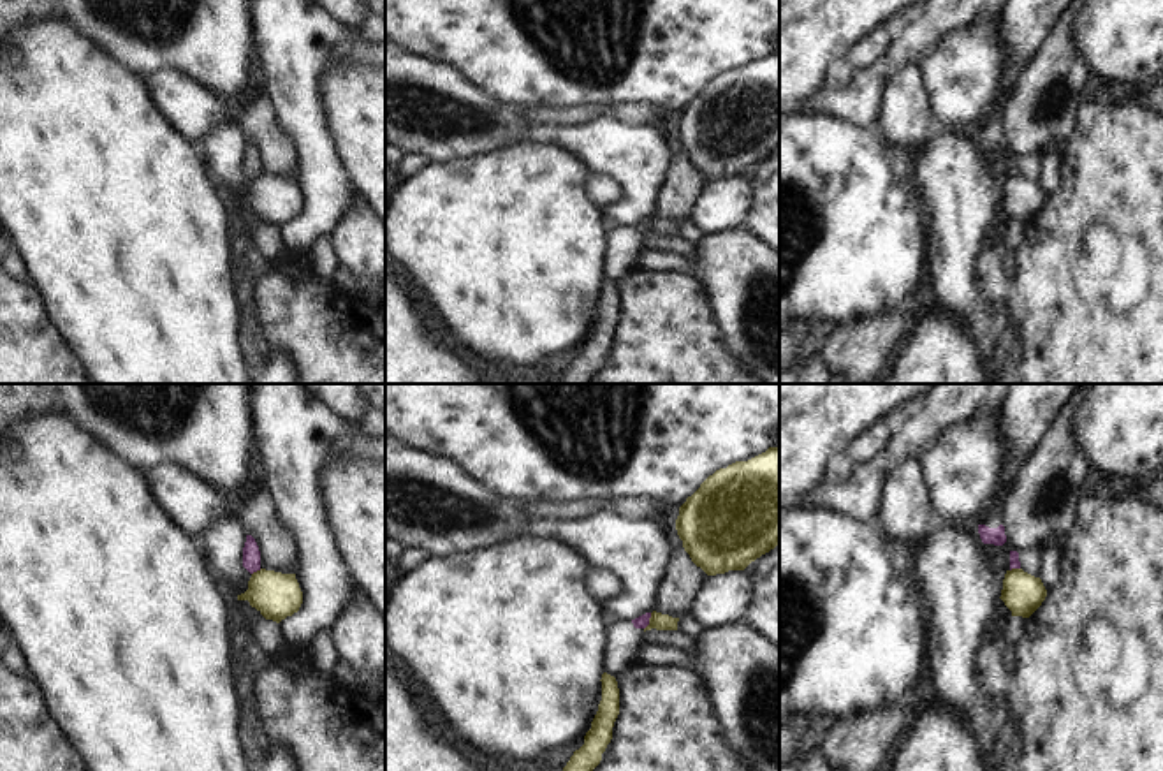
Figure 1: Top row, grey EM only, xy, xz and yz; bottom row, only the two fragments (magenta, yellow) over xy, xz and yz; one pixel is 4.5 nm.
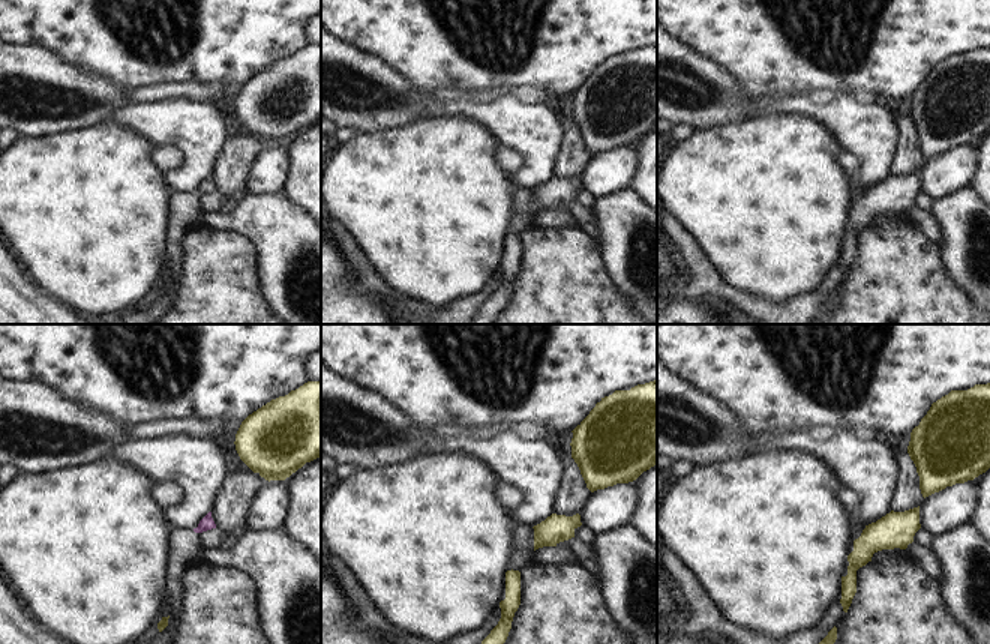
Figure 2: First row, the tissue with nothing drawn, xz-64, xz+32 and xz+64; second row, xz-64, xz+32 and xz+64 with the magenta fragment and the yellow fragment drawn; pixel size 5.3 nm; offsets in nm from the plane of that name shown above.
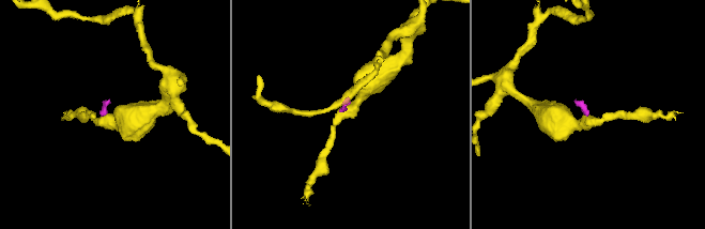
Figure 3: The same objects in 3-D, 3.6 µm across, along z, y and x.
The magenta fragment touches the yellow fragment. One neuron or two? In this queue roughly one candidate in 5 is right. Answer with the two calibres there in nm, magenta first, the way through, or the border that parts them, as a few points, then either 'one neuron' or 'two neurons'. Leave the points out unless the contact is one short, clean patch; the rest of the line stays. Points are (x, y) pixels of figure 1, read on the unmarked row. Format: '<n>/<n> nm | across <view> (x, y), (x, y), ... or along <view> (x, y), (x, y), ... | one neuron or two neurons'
60/80 nm | along xz (651, 219), (650, 229), (644, 234) | two neurons

